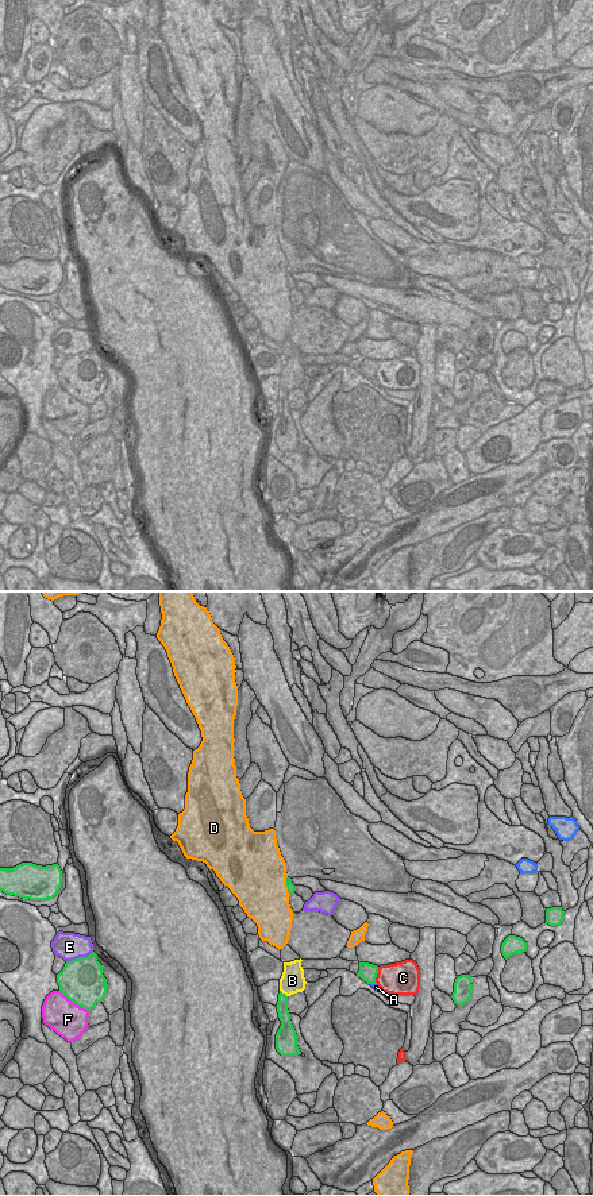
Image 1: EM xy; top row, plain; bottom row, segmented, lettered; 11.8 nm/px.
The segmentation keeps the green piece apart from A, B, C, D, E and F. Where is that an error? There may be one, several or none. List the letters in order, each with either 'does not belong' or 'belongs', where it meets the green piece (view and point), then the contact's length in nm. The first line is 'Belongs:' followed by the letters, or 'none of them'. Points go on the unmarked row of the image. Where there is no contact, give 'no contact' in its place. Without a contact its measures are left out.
Belongs: none of them
A: does not belong; contact xy (373, 378); length 80 nm
B: does not belong; contact xy (284, 389); length 130 nm
C: does not belong; contact xy (376, 370); length 220 nm
D: does not belong; contact xy (287, 281); length 220 nm
E: does not belong; contact xy (80, 352); length 360 nm
F: does not belong; contact xy (74, 397); length 440 nm

